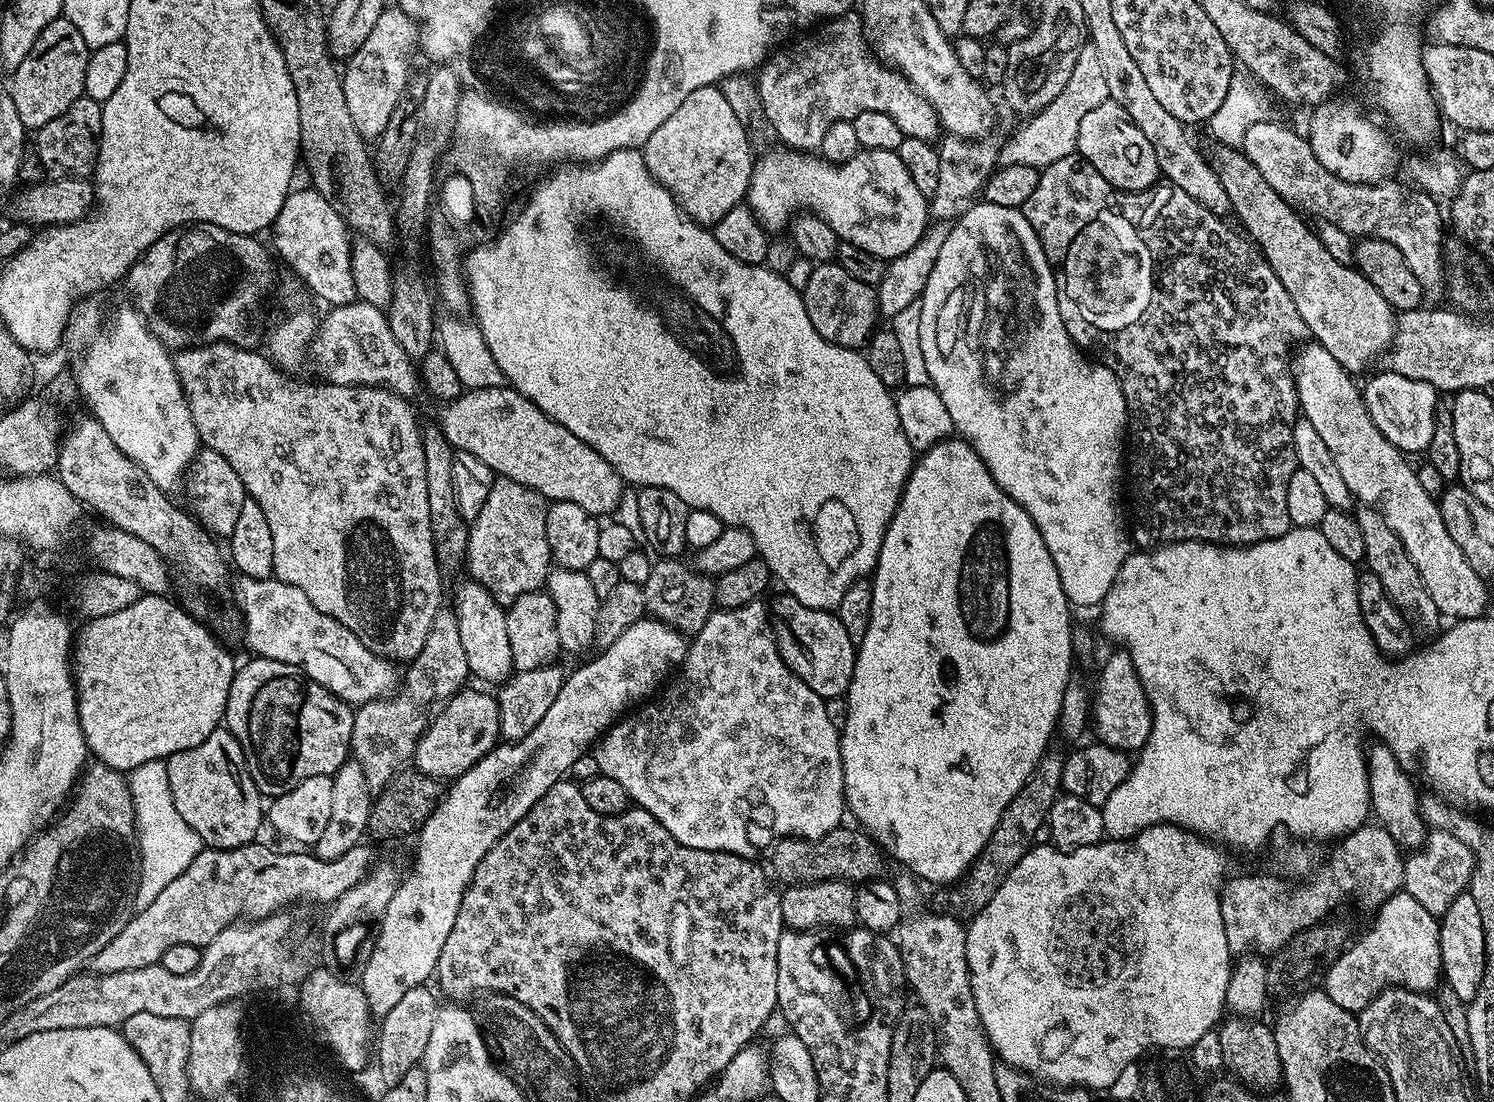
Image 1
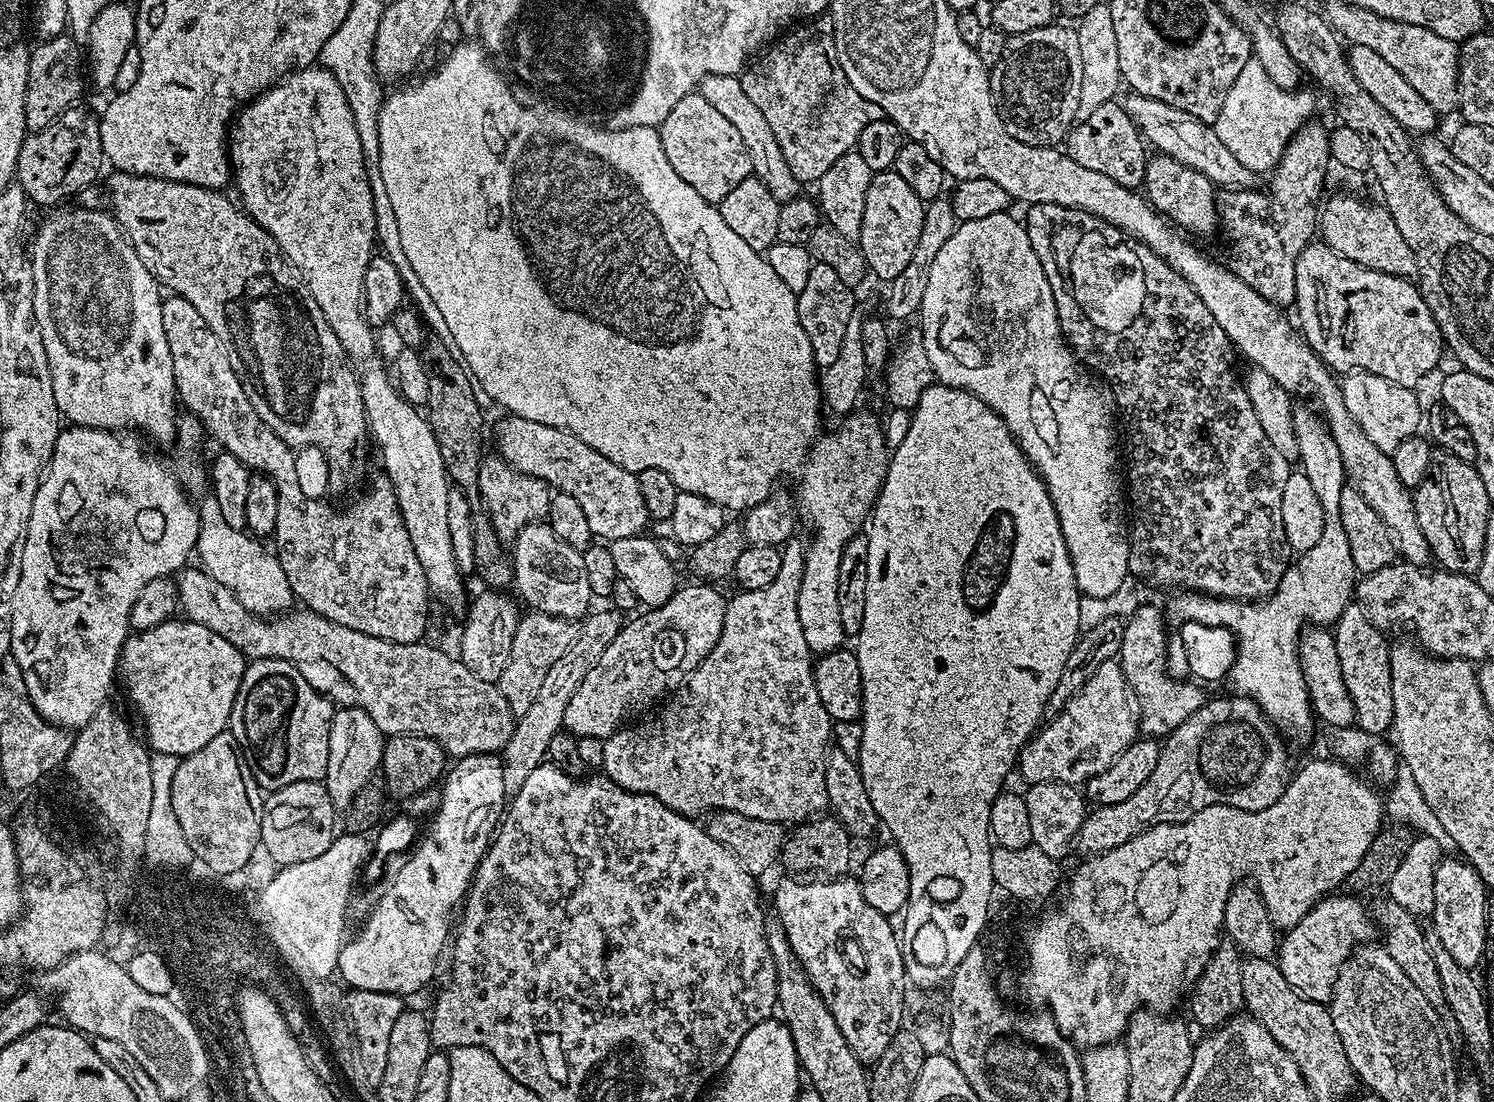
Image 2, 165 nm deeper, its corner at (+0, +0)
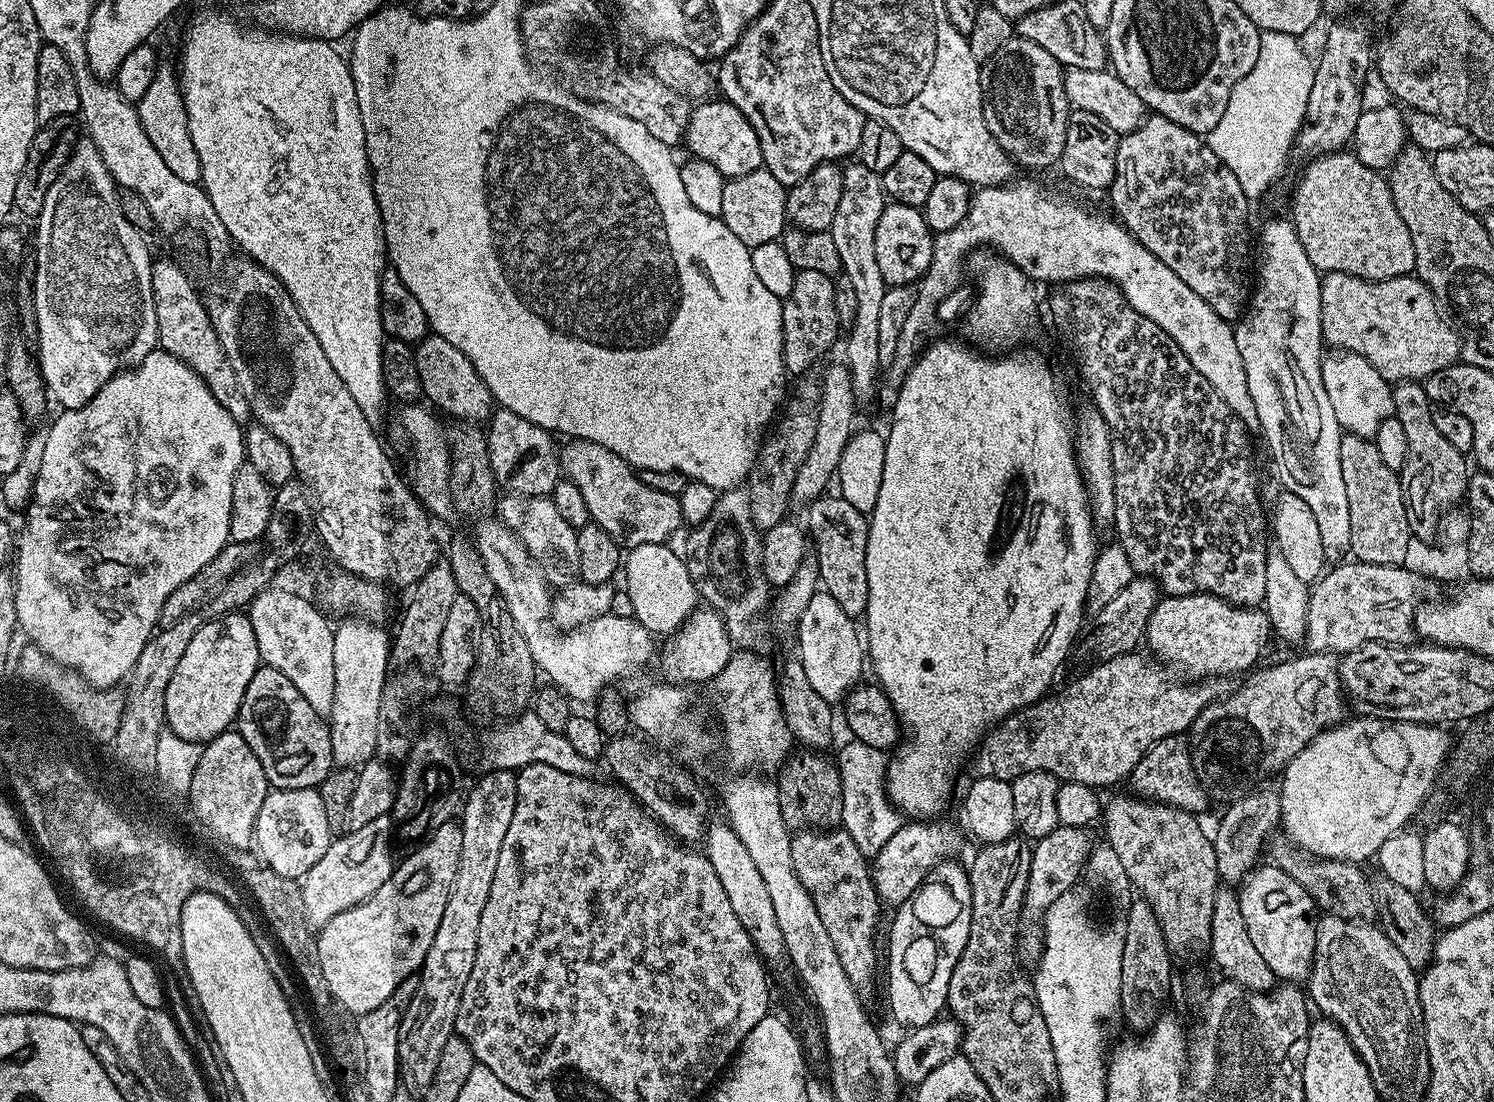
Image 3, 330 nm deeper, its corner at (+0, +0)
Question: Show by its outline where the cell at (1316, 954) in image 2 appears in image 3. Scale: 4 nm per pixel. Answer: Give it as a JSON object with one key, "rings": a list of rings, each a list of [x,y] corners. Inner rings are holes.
{"rings":[[[1271,862],[1261,863],[1252,869],[1252,873],[1239,885],[1240,909],[1242,919],[1246,921],[1246,931],[1250,934],[1258,954],[1262,954],[1266,966],[1280,982],[1304,982],[1312,972],[1314,962],[1314,946],[1316,945],[1316,926],[1318,909],[1310,893],[1303,888],[1283,868],[1276,867]]]}

